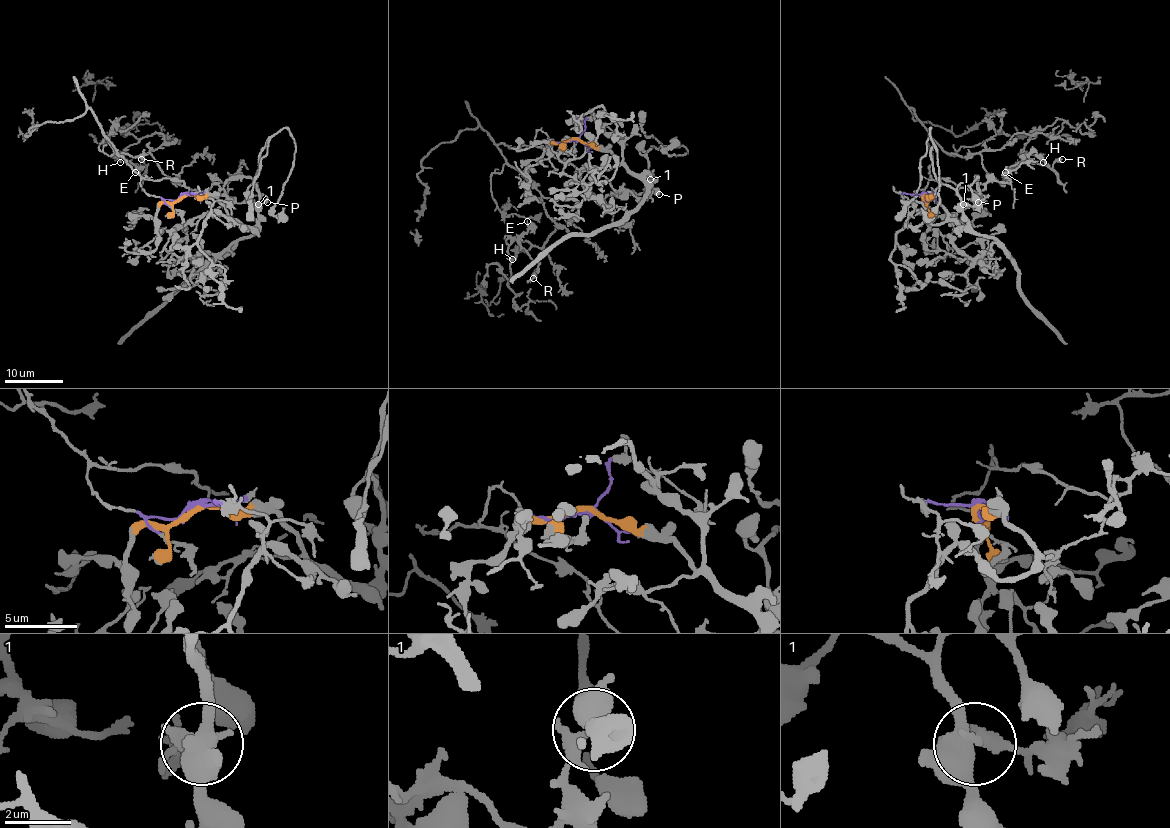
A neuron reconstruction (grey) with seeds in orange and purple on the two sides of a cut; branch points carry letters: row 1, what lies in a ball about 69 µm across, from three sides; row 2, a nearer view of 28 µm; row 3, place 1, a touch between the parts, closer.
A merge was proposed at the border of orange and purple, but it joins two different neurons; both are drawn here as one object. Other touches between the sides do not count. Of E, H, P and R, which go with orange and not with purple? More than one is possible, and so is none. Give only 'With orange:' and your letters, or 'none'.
With orange: P

